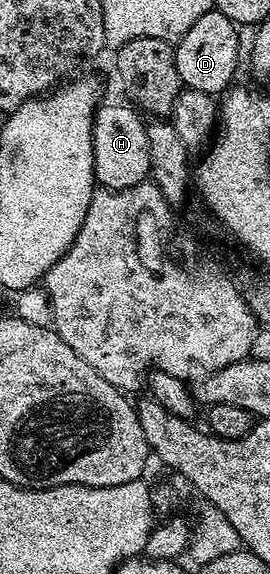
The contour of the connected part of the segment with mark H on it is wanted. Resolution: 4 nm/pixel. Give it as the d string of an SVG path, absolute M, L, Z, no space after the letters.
M102 103L94 115L94 180L104 189L127 189L150 175L146 121L126 105Z

